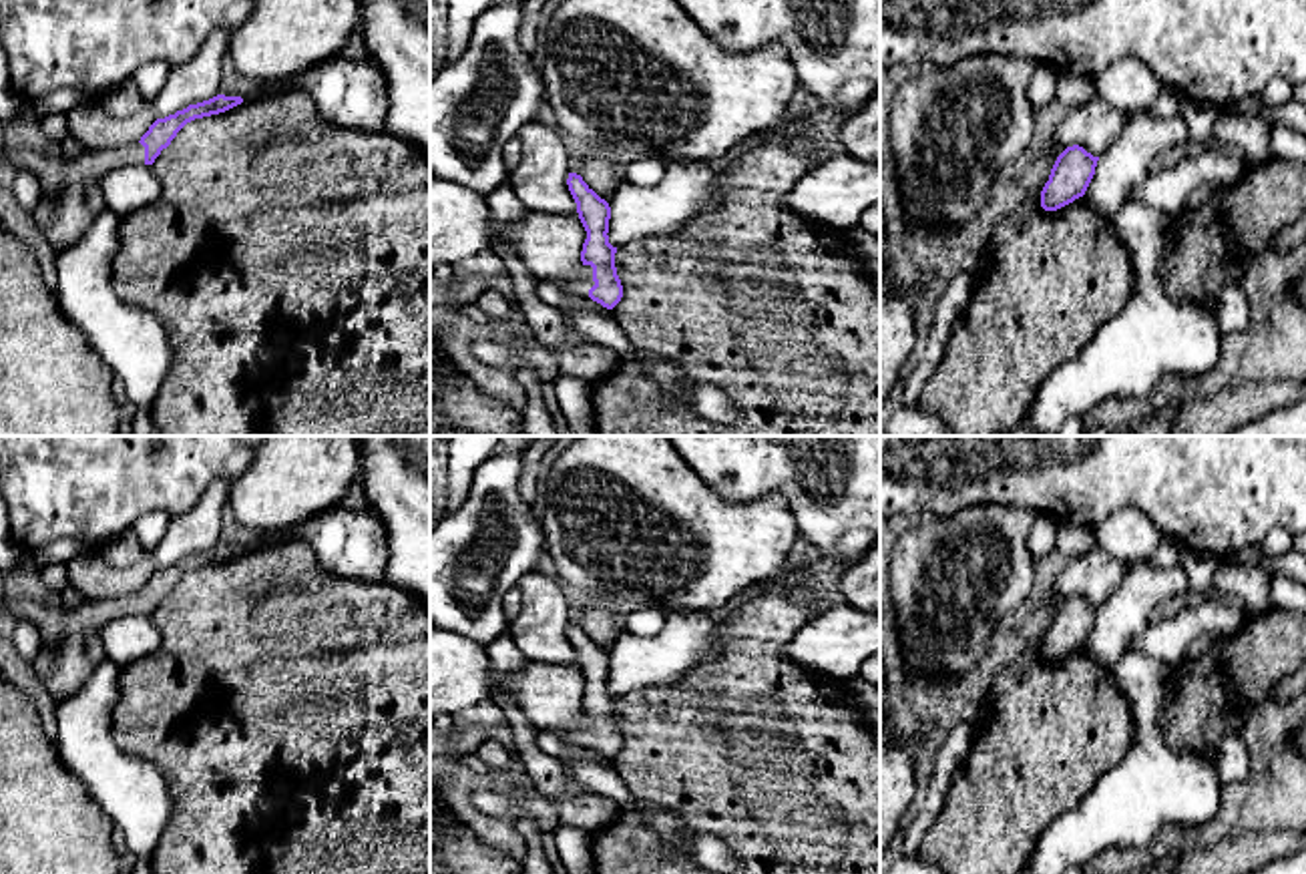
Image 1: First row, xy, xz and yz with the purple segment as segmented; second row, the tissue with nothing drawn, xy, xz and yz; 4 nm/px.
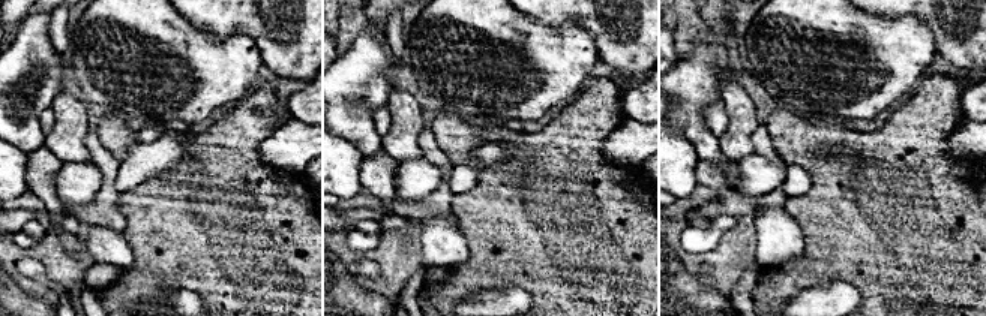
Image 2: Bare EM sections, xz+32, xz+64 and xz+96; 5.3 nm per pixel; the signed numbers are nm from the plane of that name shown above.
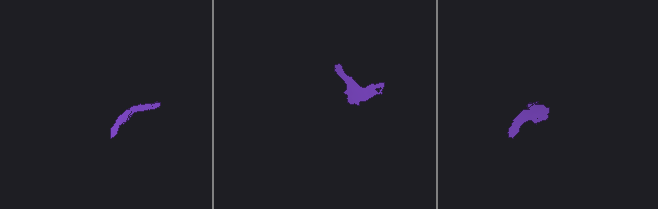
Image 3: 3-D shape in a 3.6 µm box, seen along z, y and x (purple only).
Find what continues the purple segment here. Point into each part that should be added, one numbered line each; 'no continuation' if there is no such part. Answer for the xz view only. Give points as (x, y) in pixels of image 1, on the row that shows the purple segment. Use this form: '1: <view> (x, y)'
1: xz (583, 282)

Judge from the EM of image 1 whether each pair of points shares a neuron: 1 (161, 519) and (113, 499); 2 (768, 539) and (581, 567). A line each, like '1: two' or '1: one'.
1: two
2: one

